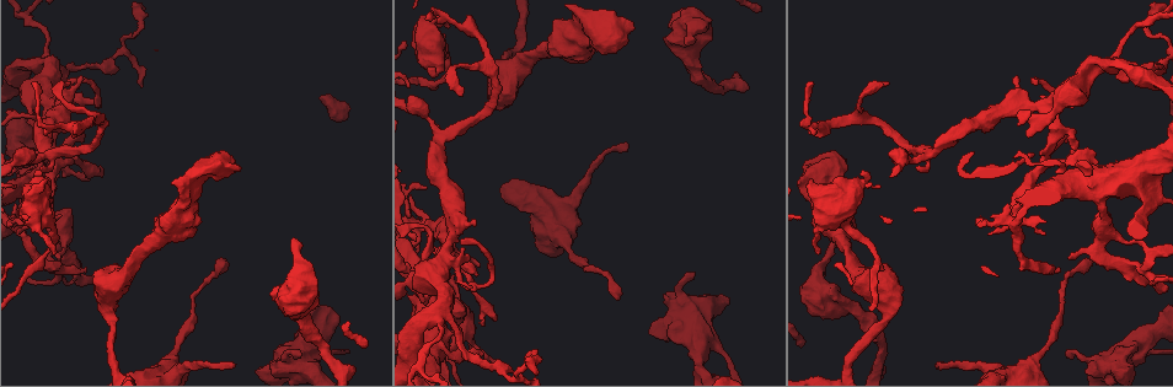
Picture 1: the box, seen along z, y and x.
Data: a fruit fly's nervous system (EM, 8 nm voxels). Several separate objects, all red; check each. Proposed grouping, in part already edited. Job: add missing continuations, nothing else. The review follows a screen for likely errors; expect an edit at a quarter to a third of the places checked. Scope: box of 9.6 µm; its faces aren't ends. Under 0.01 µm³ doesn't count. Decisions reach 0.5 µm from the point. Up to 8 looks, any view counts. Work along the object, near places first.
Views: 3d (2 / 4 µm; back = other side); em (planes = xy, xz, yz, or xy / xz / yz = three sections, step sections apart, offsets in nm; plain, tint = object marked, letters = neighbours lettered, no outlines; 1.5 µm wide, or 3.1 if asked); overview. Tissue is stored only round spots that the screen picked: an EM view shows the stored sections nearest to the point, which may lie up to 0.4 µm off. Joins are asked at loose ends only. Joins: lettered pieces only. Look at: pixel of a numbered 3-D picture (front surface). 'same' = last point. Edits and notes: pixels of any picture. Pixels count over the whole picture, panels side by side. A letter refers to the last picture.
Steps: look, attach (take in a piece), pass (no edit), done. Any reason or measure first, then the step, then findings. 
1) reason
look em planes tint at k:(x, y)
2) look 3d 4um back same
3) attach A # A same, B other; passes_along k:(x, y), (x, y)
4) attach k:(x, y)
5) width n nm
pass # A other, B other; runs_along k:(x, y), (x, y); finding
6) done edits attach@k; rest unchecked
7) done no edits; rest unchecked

tapers out
look em planes letters at 1:(54, 252)

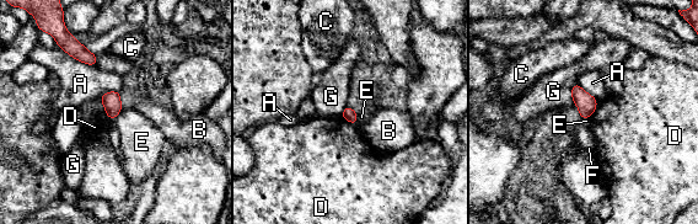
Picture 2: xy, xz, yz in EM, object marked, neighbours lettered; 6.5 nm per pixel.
width 90 nm
pass # A other, B other, C other, D other, E other, F other, G other; border 2:(599, 101), (589, 118); none of them fits

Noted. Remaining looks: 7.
free end
look em planes letters at 1:(1045, 233)

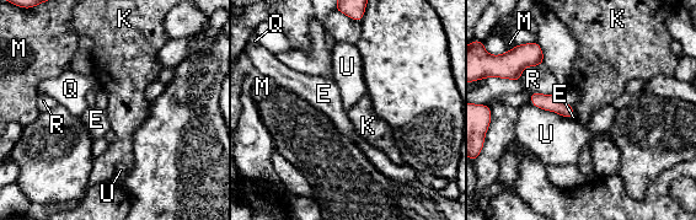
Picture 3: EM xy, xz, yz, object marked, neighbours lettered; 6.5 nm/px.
longest_contact U 280 nm
pass # E other, K other, M other, Q other, R other, U other; border 3:(572, 107), (574, 114); no lettered piece goes on from it

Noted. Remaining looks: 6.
stops while still wide
look 3d 2um at 1:(630, 26)

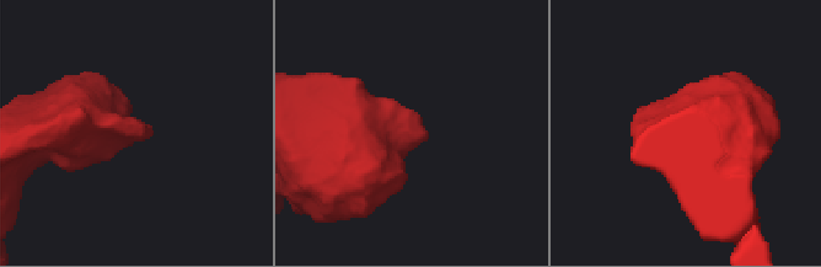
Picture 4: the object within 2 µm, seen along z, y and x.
need the tissue
look em xz step 4 letters at 4:(148, 137)

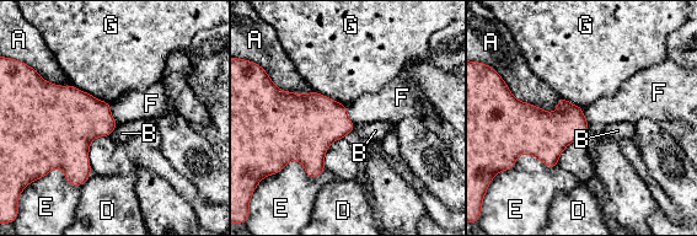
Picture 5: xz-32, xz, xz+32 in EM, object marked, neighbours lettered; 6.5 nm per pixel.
look em planes letters same

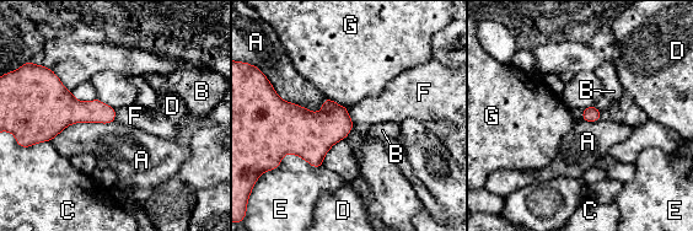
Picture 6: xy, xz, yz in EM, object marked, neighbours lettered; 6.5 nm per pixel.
pass # A other, B other, C other, D other, E other, F other, G other; border 6:(347, 108), (354, 124); no lettered piece goes on from it

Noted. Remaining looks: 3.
long arm stops here
look em planes letters at 1:(1092, 264)

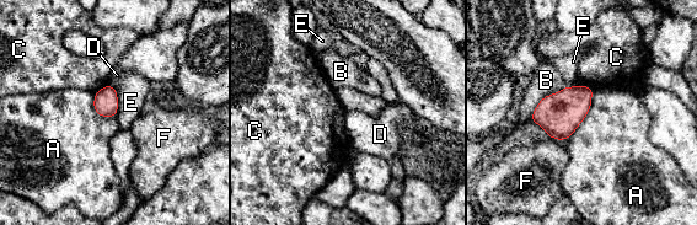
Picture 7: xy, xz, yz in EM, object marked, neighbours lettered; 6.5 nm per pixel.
pass # A other, B other, C other, D other, E other, F other; border 7:(594, 90), (588, 114), (566, 139); none of them fits

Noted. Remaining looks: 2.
done no edits; rest unchecked

